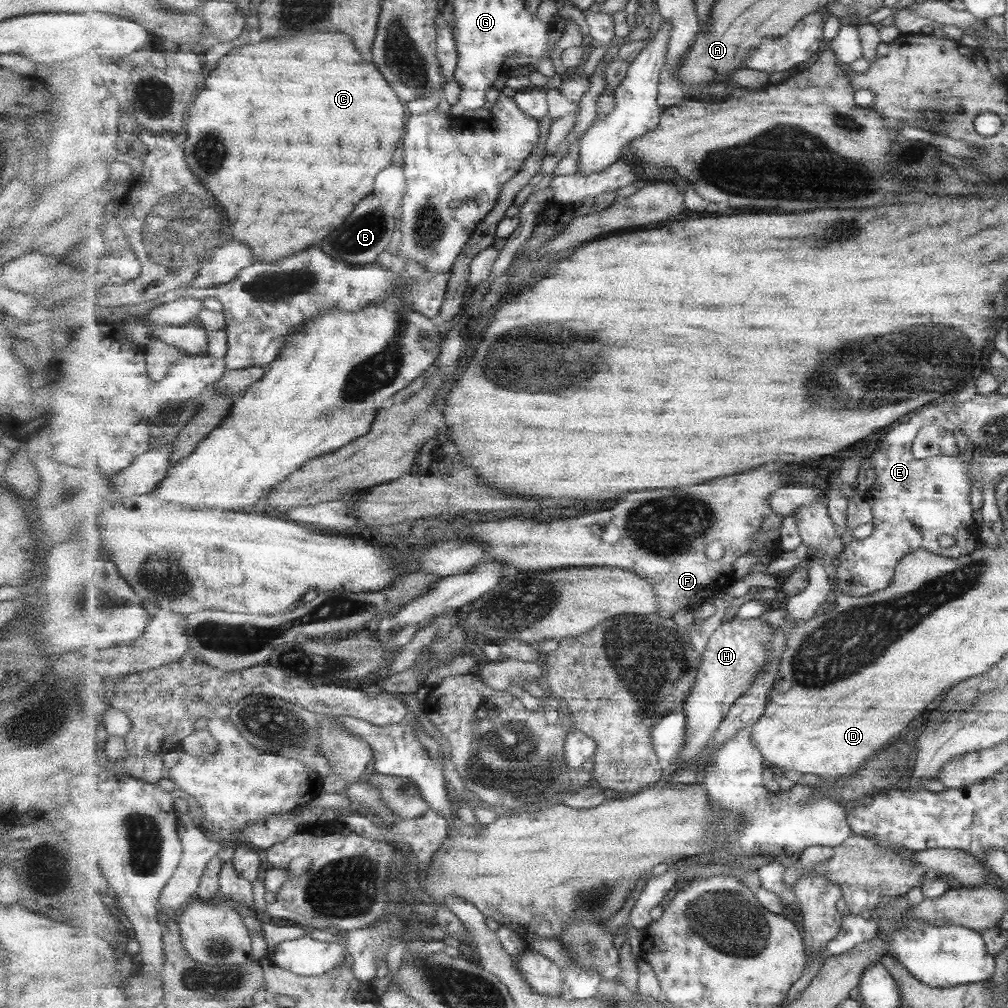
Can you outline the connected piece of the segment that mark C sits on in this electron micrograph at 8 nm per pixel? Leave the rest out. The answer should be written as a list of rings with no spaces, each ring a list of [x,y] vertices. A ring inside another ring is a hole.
[[[315,32],[315,34],[299,34],[299,36],[263,38],[262,41],[254,44],[246,43],[238,48],[235,47],[218,62],[219,66],[207,78],[207,88],[199,94],[197,102],[191,106],[191,116],[187,120],[189,138],[183,146],[189,152],[189,164],[191,168],[195,168],[195,174],[199,176],[199,180],[203,180],[203,184],[207,184],[207,188],[211,188],[211,192],[215,192],[215,196],[219,196],[219,202],[227,208],[227,216],[231,216],[231,222],[235,228],[235,240],[249,244],[257,260],[265,260],[265,262],[279,260],[295,252],[301,252],[309,248],[313,242],[323,240],[333,230],[337,230],[353,212],[353,208],[373,192],[377,174],[392,165],[397,144],[406,134],[405,128],[409,118],[408,105],[403,104],[401,97],[391,88],[385,76],[375,68],[375,64],[363,58],[363,54],[357,50],[355,42],[347,34]],[[225,116],[233,116],[233,126]],[[261,198],[277,200],[277,202],[251,202]]]

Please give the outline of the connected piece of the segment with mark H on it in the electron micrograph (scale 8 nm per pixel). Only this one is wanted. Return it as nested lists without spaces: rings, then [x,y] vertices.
[[[732,618],[723,623],[713,633],[706,649],[702,652],[701,667],[697,673],[697,681],[690,698],[682,708],[687,717],[686,745],[682,750],[682,767],[689,758],[698,758],[710,738],[718,730],[726,718],[732,704],[738,701],[767,670],[770,654],[766,646],[774,637],[777,629],[760,618],[749,620]]]

